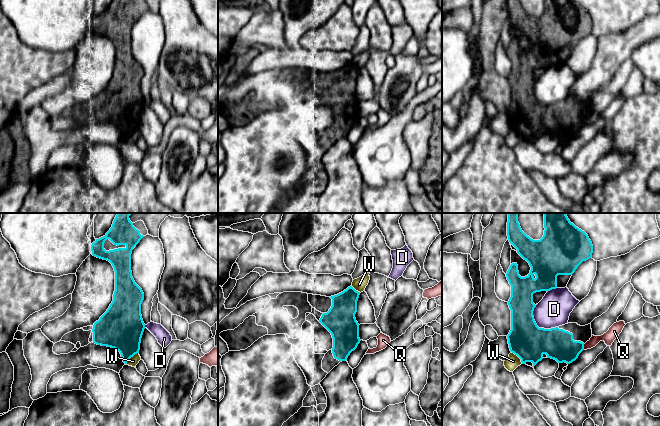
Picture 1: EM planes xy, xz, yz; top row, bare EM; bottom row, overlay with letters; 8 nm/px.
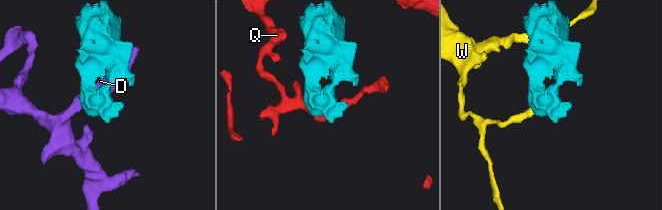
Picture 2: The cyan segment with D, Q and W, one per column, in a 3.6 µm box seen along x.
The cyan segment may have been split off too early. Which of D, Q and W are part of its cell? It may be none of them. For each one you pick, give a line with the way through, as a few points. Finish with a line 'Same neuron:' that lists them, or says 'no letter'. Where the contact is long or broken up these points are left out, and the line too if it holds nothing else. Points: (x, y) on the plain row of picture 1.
Same neuron: no letter

